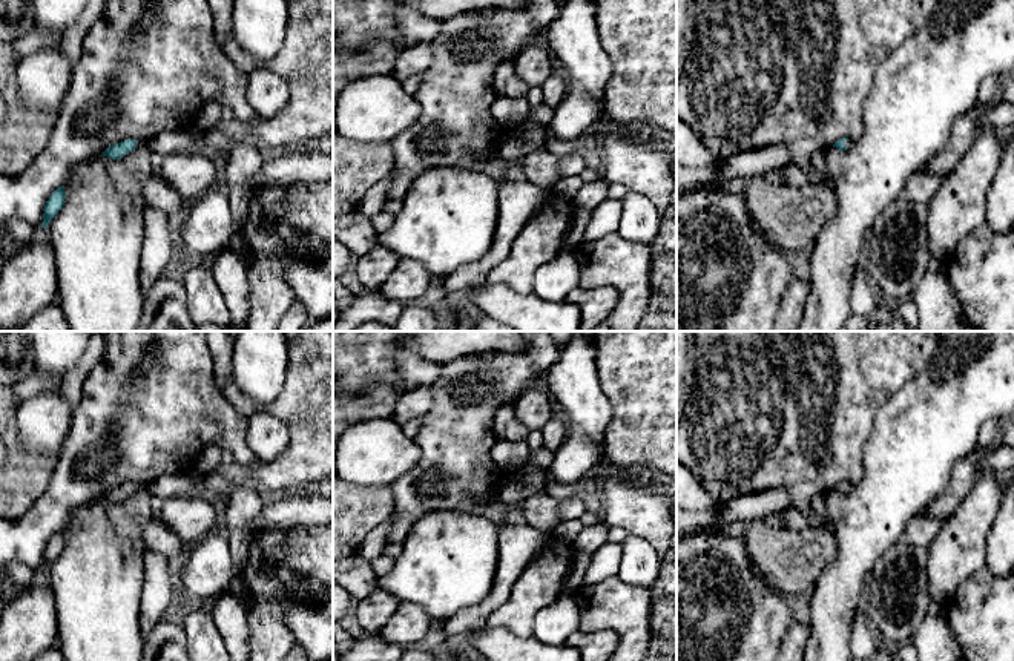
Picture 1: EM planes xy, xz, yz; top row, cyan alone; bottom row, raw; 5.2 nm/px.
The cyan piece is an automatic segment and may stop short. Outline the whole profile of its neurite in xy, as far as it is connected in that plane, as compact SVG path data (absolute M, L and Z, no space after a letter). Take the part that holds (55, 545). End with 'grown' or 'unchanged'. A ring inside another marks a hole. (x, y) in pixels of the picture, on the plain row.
M64 529L52 535L52 538L49 540L44 549L41 572L46 572L51 563L61 554L61 551L64 549L64 543L66 543Z; unchanged

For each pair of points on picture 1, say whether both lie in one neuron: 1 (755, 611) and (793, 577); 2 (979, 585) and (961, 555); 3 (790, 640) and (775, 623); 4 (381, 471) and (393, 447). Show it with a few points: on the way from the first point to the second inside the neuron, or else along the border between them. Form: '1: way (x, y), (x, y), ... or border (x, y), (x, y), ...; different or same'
1: border (755, 563), (763, 578), (786, 597); different
2: border (985, 563), (968, 575), (948, 600); different
3: border (793, 620), (780, 644); different
4: way (381, 465), (381, 459), (387, 453); same

